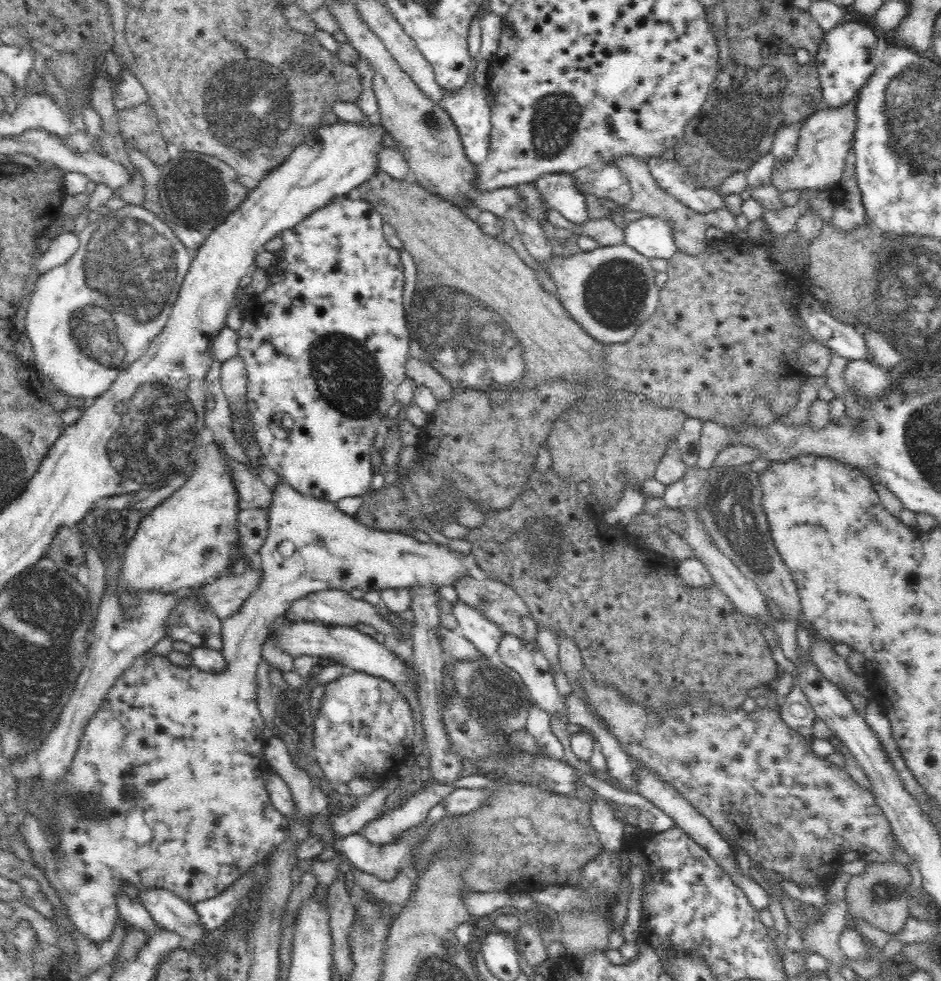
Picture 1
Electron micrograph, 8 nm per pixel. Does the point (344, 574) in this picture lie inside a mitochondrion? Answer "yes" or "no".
no

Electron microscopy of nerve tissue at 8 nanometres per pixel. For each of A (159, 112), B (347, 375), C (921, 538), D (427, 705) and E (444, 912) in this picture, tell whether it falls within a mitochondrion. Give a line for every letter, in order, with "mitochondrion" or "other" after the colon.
A: other
B: mitochondrion
C: other
D: other
E: other

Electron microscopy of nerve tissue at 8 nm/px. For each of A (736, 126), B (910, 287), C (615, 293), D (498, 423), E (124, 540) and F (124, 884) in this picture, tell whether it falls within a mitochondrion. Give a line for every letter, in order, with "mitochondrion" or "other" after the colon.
A: mitochondrion
B: mitochondrion
C: mitochondrion
D: other
E: other
F: other

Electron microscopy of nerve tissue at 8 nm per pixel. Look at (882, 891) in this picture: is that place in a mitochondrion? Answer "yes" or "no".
yes

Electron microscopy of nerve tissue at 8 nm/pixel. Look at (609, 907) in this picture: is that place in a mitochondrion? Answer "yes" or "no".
no

